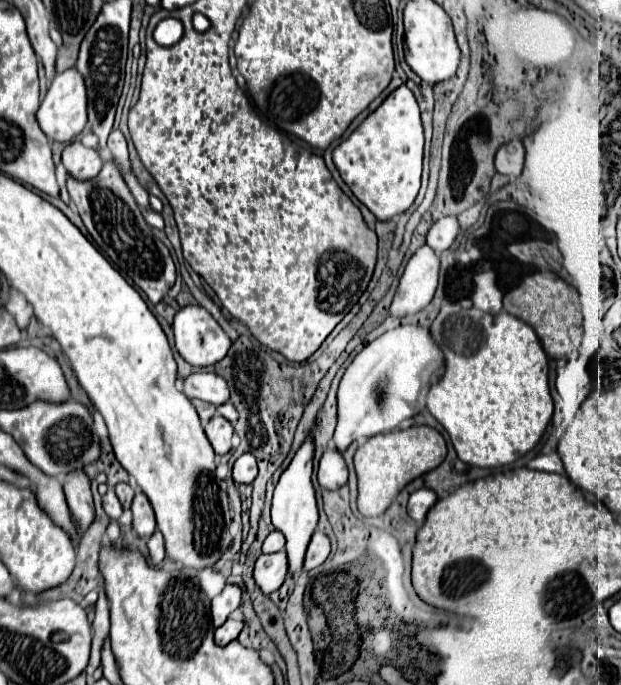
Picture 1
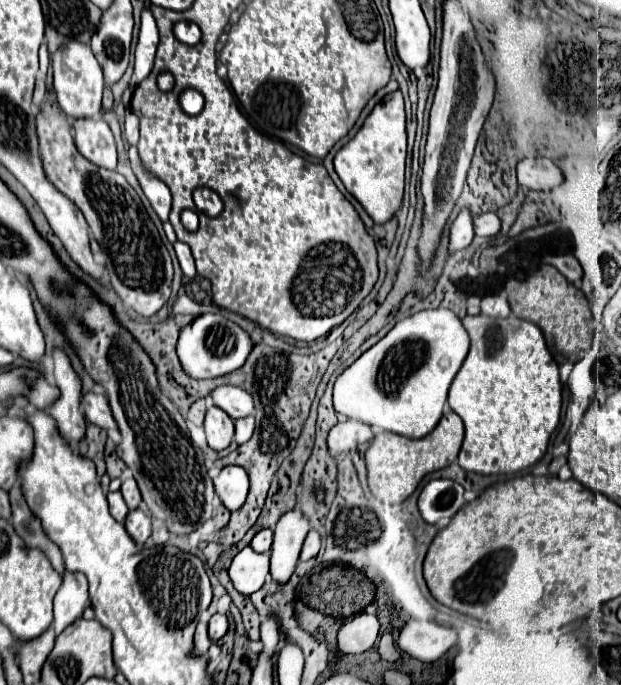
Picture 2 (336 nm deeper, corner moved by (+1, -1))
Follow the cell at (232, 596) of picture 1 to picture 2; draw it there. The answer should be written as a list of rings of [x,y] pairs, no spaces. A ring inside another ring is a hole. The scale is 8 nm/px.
[[[200,622],[198,628],[196,628],[196,636],[194,636],[194,648],[196,648],[196,656],[198,654],[206,654],[208,646],[210,646],[210,640],[208,640],[208,632],[206,632],[208,624],[206,622]]]

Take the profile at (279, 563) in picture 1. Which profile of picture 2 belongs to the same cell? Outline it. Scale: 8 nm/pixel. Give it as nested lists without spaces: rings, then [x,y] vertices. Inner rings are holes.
[[[250,546],[238,552],[230,566],[230,578],[238,592],[244,596],[254,594],[264,586],[264,580],[270,572],[270,554],[258,554]]]

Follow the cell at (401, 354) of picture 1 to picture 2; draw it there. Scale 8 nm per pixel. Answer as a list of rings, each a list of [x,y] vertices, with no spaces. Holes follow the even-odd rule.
[[[434,308],[416,312],[400,320],[378,344],[338,374],[334,382],[334,410],[346,418],[362,420],[376,430],[424,438],[442,416],[448,388],[468,348],[468,332],[452,310]]]

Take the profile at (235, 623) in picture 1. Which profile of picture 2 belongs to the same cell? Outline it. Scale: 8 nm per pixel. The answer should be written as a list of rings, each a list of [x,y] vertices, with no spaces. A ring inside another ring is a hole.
[[[214,614],[210,618],[210,626],[208,626],[210,640],[220,640],[226,632],[228,632],[228,616],[226,614]]]

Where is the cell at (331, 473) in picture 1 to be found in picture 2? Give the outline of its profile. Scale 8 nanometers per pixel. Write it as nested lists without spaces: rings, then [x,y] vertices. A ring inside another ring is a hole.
[[[346,420],[346,422],[336,424],[330,430],[326,444],[330,448],[330,454],[342,454],[342,452],[350,454],[354,448],[358,448],[360,444],[368,440],[372,440],[370,426],[356,420]]]

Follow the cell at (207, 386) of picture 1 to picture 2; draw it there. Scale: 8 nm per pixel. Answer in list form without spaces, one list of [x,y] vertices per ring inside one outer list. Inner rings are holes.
[[[218,386],[214,392],[210,392],[210,398],[214,406],[222,408],[228,416],[232,416],[232,420],[250,416],[254,412],[252,396],[238,386]]]

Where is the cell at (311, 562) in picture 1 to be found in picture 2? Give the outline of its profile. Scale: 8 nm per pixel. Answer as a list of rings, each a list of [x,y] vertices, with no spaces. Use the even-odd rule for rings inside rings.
[[[310,530],[306,540],[304,540],[304,546],[302,546],[302,554],[300,554],[300,560],[306,562],[310,558],[314,558],[320,550],[320,534],[316,530]]]

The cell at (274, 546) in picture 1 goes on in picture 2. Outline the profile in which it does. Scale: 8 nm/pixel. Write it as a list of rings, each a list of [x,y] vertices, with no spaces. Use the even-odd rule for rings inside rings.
[[[262,528],[250,542],[254,552],[268,552],[272,546],[272,530],[270,528]]]

